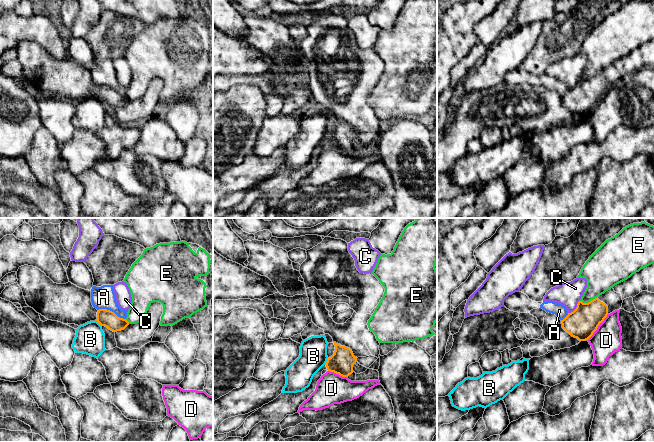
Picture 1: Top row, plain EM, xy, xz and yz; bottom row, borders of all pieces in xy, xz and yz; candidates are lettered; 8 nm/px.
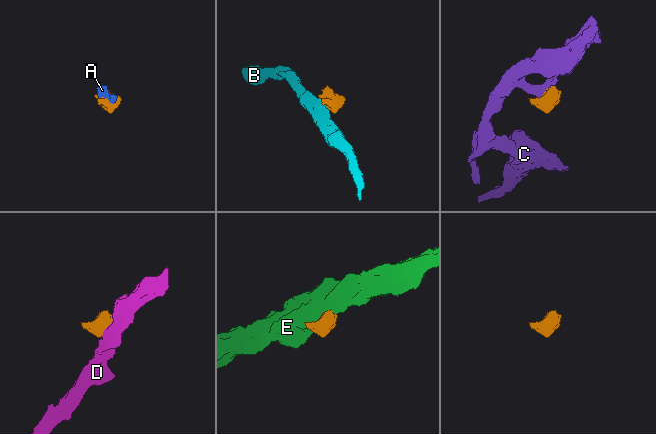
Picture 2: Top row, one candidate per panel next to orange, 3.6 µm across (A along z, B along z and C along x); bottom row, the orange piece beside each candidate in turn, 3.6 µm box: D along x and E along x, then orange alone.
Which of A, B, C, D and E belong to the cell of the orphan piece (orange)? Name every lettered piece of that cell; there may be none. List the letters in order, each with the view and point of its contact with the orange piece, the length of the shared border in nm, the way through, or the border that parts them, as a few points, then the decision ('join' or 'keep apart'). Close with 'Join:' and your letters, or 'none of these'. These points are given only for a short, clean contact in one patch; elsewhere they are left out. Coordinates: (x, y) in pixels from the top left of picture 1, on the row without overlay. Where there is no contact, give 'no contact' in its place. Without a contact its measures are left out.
A: meets orange in xy at (111, 87); contact 240 nm long; border along xy (98, 85), (109, 85), (125, 95); keep apart
B: meets orange in xz at (327, 137); contact 70 nm long; border along xz (328, 134), (324, 140); keep apart
C: meets orange in yz at (576, 84); contact 140 nm long; border along yz (579, 76), (576, 83), (568, 89); keep apart
D: meets orange in yz at (597, 103); contact 280 nm long; border along yz (608, 90), (587, 116); keep apart
E: meets orange in yz at (588, 78); contact 140 nm long; border along yz (596, 73), (587, 78), (580, 77); keep apart
Join: none of these

